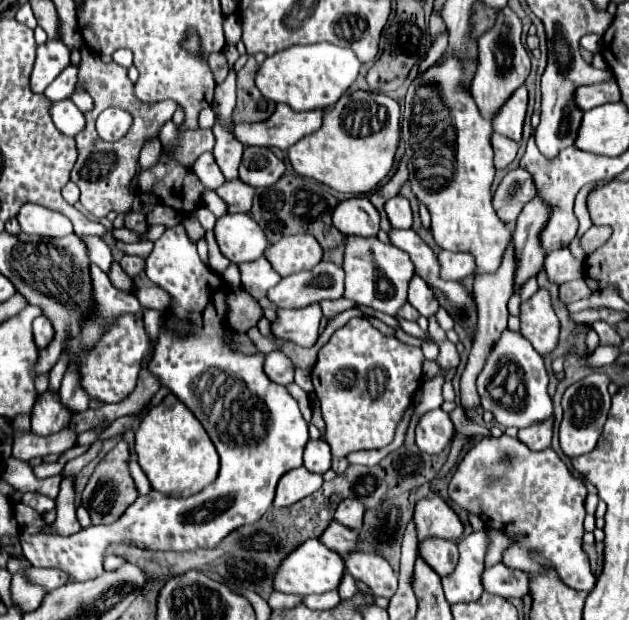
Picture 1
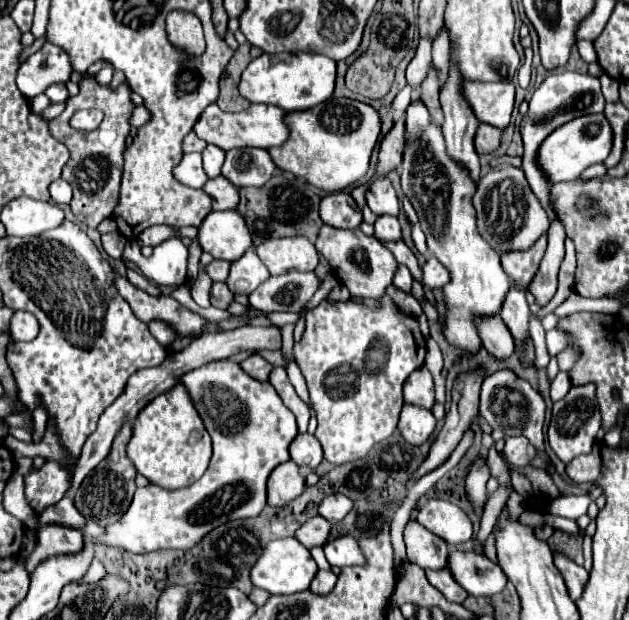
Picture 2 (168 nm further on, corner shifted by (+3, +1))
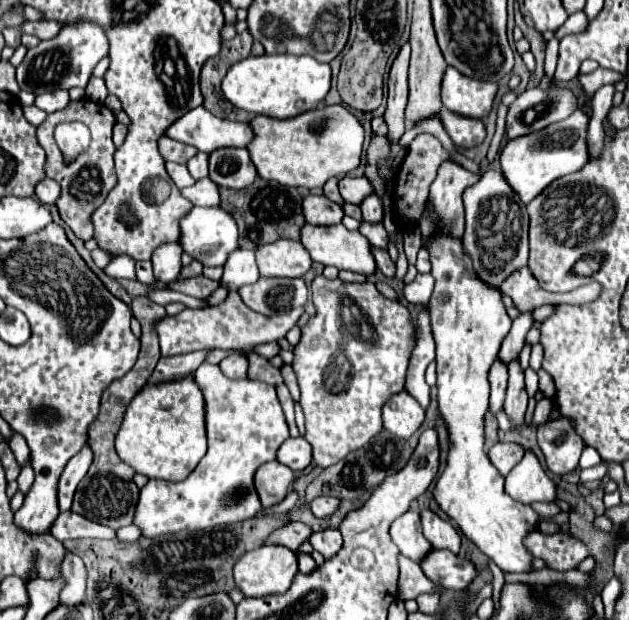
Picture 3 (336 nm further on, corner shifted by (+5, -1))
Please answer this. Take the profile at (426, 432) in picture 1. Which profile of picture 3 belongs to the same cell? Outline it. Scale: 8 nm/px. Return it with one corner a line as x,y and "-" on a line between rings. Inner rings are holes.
406,390
396,394
396,398
390,398
388,406
384,406
384,428
402,440
408,440
420,430
424,418
424,408

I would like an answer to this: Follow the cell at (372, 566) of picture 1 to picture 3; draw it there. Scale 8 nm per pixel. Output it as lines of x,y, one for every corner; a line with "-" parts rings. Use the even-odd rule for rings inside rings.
326,528
326,530
320,530
320,532
314,532
312,538
310,538
310,544
314,546
316,552
320,552
326,560
334,558
340,548
342,548
342,534
340,530
334,530
334,528

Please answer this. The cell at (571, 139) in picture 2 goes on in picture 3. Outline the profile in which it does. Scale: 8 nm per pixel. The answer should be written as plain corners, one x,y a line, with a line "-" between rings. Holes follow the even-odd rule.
576,110
572,118
556,122
536,134
510,140
506,144
500,156
502,172
504,172
504,178
508,178
508,184
520,194
520,198
524,198
526,204
534,200
556,178
582,170
588,164
588,158
590,158
588,144
586,144
588,124
590,124
588,114
584,110

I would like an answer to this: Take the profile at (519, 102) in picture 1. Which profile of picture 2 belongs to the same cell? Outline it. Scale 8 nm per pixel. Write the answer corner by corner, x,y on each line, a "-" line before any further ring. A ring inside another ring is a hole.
462,80
462,92
474,116
480,122
492,124
500,130
510,124
510,114
514,108
514,84
512,82

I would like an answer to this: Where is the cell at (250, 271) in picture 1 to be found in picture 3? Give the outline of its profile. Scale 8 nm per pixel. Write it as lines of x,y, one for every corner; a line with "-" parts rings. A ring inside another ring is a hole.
234,250
224,264
224,274
220,286
230,292
240,290
246,284
254,284
260,278
254,250

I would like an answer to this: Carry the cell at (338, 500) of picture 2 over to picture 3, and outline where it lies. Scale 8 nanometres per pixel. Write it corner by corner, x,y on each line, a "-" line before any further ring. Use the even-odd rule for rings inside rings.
318,496
312,500
310,504
310,510
316,518
330,518
340,506
340,498
334,498
334,496

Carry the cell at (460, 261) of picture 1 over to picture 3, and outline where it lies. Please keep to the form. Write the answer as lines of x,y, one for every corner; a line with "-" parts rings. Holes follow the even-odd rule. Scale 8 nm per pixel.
416,274
412,284
404,286
404,298
410,304
428,304
434,290
432,274

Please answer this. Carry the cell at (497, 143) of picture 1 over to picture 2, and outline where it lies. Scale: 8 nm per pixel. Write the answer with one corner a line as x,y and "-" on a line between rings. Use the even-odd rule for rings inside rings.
480,124
478,130
476,130
476,136
474,136
474,148
478,154
490,154
492,150
498,148
500,144
500,136
502,136
502,130
490,126
490,124

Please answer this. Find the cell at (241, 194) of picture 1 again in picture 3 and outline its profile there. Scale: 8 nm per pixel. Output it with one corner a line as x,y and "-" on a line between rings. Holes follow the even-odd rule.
210,178
198,180
192,188
182,190
182,196
194,202
194,206
220,206
220,190

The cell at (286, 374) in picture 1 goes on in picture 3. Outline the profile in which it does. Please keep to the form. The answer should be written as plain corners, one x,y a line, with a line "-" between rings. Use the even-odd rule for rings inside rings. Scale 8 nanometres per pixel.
232,354
220,362
220,368
228,378
238,378
238,380
248,378
248,358
244,356

